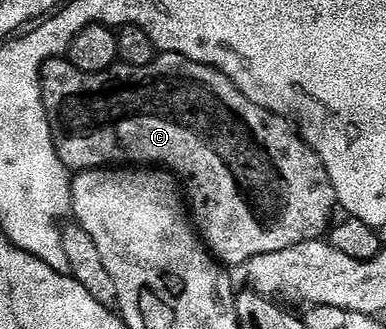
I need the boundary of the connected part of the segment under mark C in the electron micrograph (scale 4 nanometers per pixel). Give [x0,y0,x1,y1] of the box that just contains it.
[41,52,338,265]

